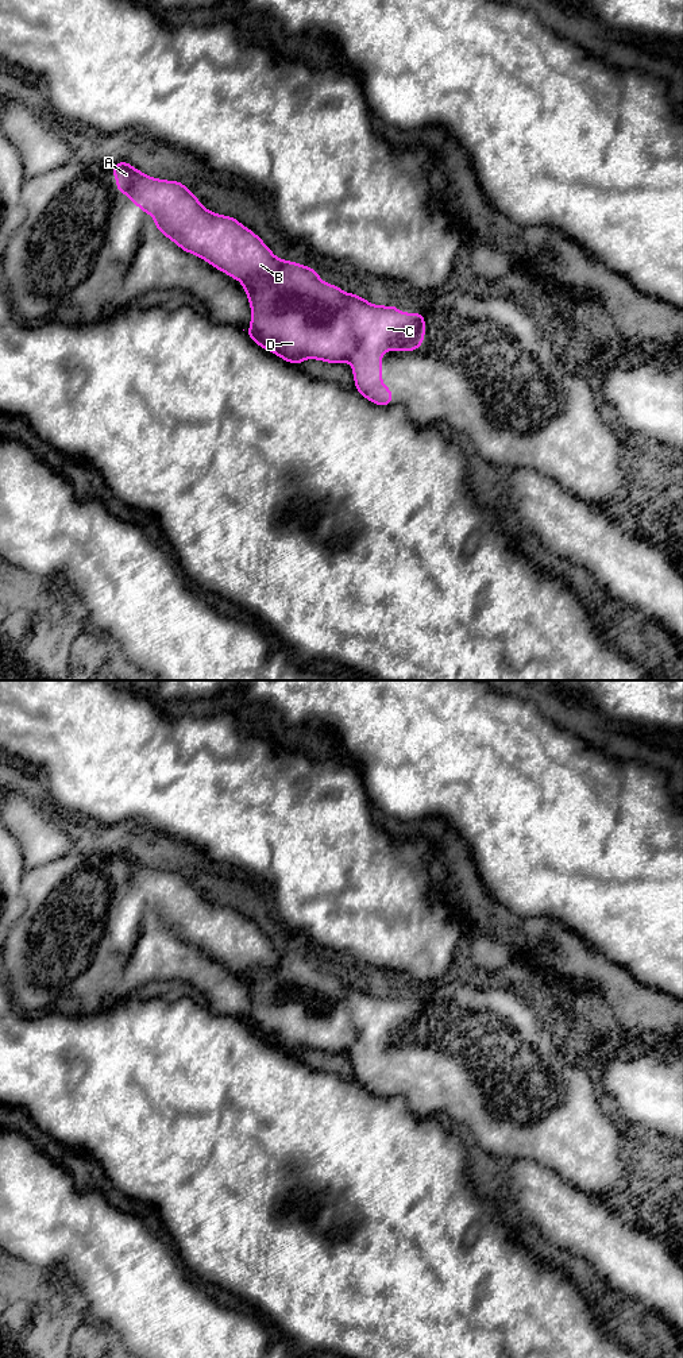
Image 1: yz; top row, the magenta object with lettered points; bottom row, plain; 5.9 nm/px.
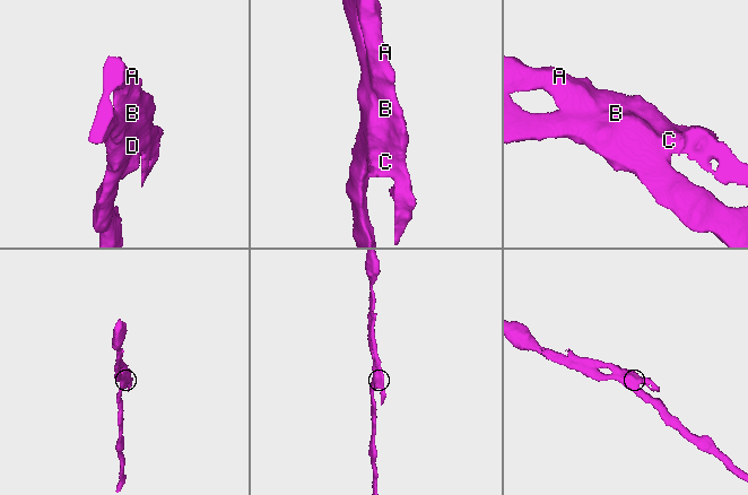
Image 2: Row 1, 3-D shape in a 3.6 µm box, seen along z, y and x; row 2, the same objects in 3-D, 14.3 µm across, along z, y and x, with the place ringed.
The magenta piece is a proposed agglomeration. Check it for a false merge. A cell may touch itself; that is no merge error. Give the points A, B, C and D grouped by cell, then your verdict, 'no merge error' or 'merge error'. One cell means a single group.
groups A B C / D; merge error

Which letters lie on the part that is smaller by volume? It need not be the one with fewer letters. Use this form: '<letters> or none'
A, B, C

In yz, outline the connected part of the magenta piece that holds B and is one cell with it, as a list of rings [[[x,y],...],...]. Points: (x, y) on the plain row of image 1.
[[[127,852],[111,856],[111,865],[116,867],[117,884],[123,887],[128,884],[131,887],[128,894],[138,896],[143,904],[150,904],[158,922],[185,944],[200,948],[232,971],[278,967],[283,952],[277,949],[255,923],[235,908],[212,904],[184,873],[153,869]]]

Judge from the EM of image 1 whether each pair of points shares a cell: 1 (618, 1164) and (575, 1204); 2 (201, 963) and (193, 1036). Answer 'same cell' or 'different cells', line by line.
1: different cells
2: different cells

